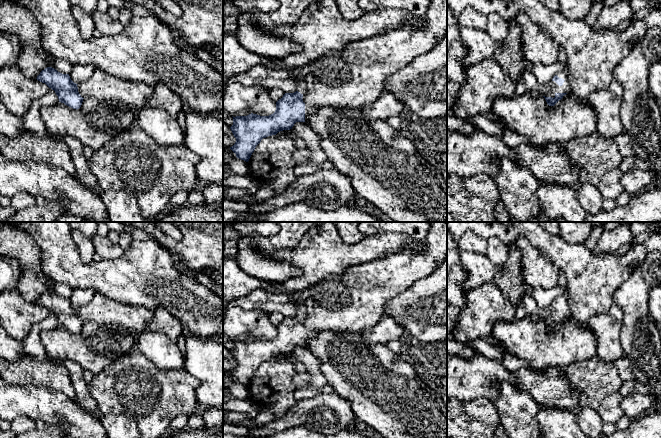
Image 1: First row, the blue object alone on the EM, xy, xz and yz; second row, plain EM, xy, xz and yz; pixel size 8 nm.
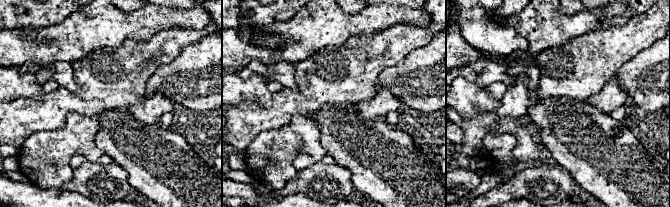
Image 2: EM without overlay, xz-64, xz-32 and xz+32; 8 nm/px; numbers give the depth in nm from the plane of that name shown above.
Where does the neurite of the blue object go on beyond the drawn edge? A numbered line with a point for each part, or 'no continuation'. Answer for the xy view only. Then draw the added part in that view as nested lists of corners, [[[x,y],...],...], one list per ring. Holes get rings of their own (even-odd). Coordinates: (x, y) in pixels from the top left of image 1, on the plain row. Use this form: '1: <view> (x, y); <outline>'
1: xy (101, 309); [[[99,292],[77,311],[83,322],[117,325],[133,334],[140,334],[145,330],[153,315],[153,312],[145,307],[120,303]]]

